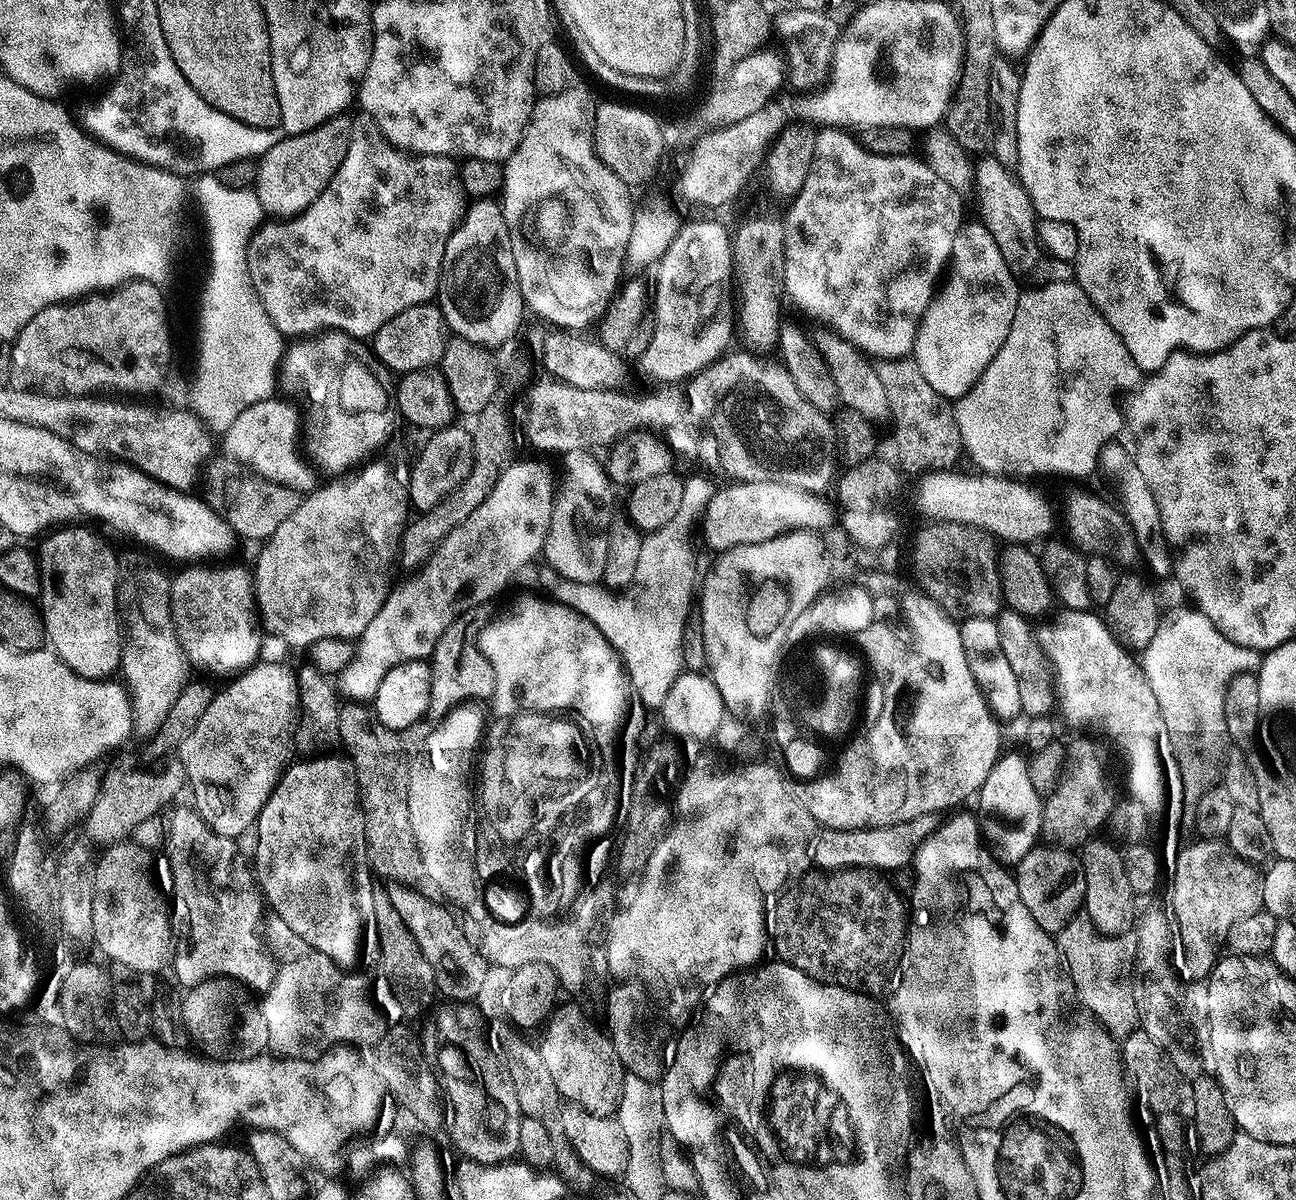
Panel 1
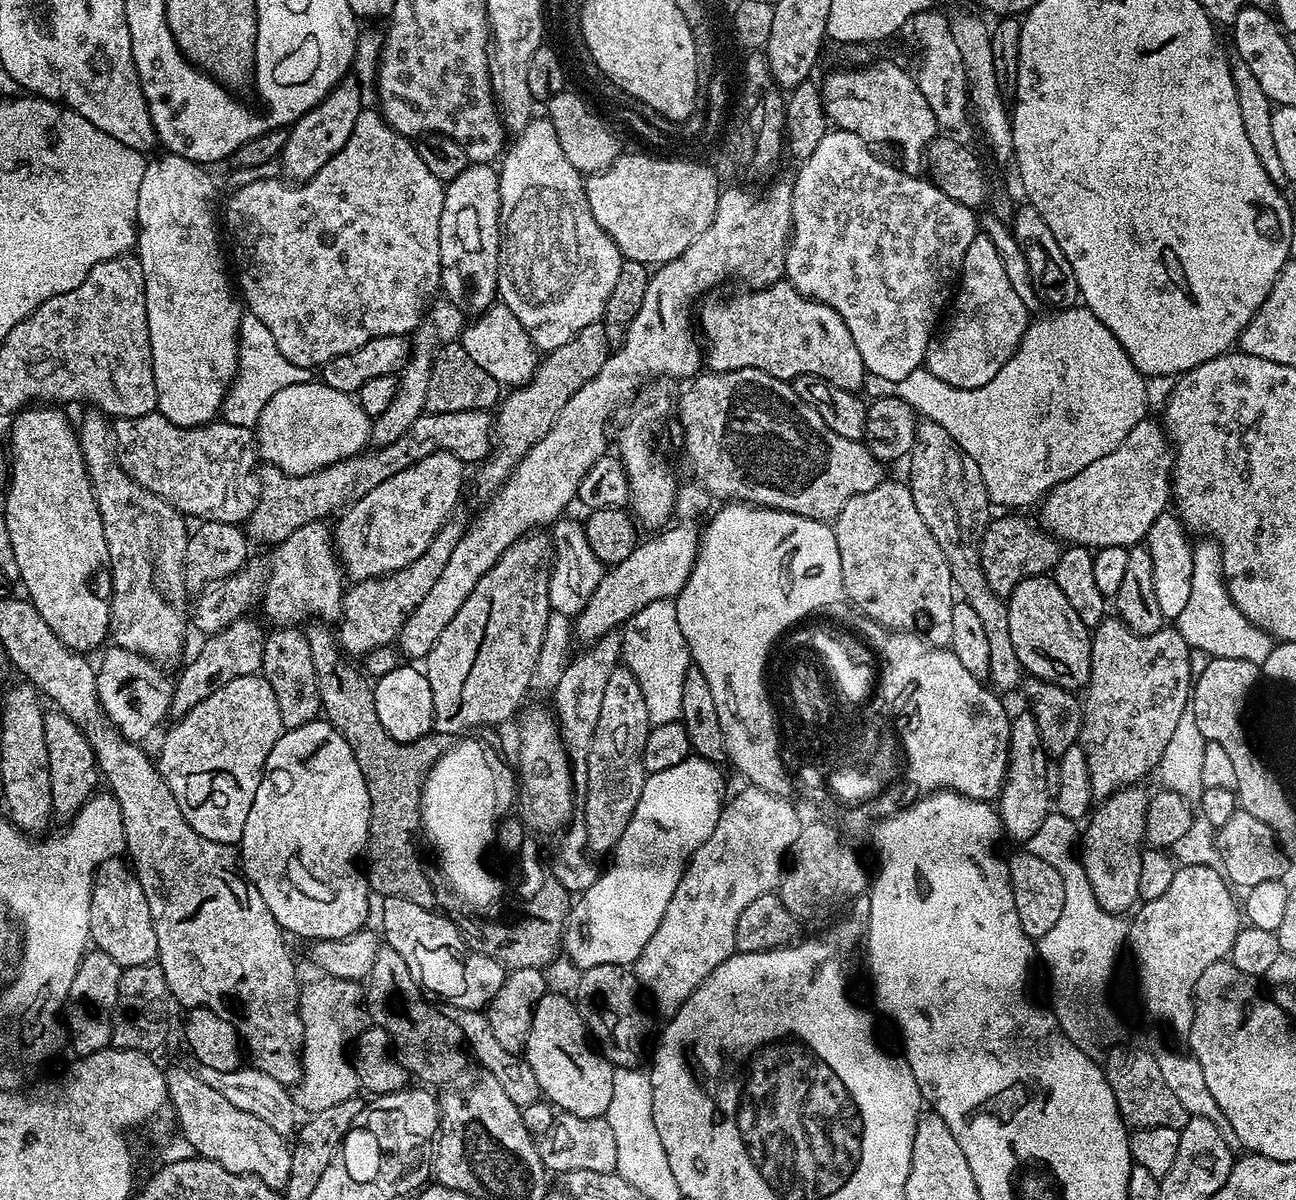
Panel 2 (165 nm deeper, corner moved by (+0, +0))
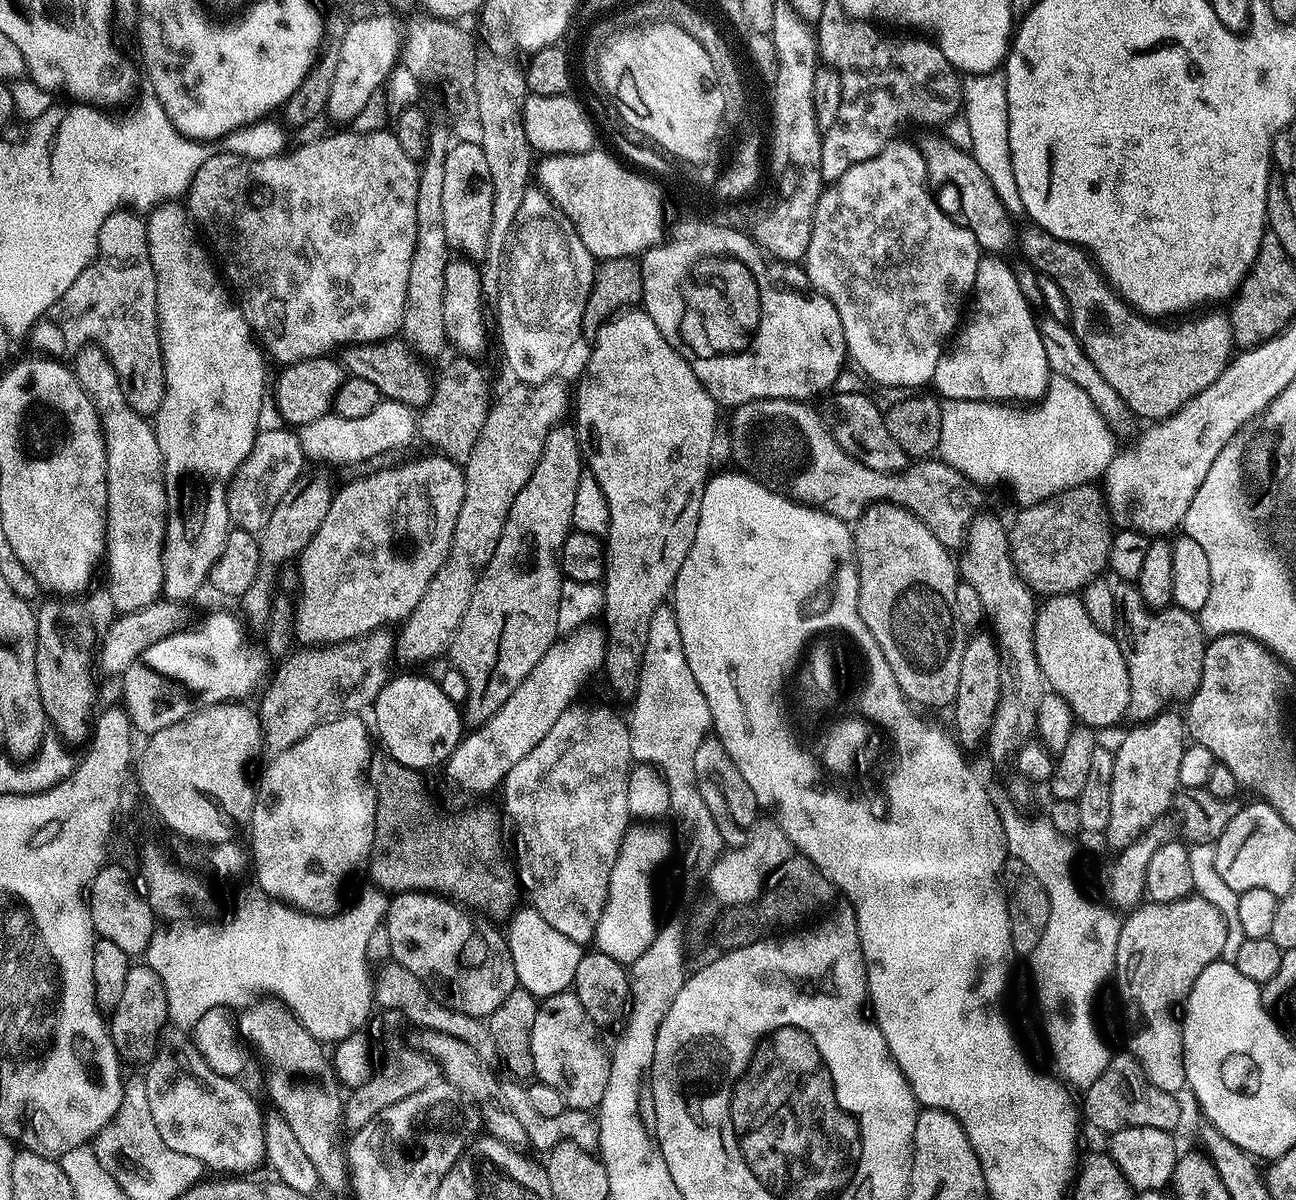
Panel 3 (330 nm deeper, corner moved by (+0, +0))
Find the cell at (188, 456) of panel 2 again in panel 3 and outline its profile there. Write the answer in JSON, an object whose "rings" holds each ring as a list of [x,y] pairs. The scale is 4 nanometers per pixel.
{"rings":[[[284,426],[269,432],[257,431],[252,449],[236,469],[232,483],[228,485],[229,521],[247,532],[260,533],[266,522],[270,522],[274,506],[282,502],[282,494],[286,494],[293,482],[300,479],[305,471],[304,464],[306,465],[306,457],[300,445],[300,437],[295,431]]]}

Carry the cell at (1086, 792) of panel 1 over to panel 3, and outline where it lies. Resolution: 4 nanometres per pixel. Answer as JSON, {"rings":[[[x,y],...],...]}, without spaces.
{"rings":[[[1116,580],[1113,583],[1116,599],[1116,645],[1122,650],[1130,678],[1129,717],[1147,722],[1176,703],[1187,702],[1198,690],[1202,678],[1202,662],[1206,633],[1195,615],[1175,606],[1153,612],[1142,602],[1135,583]]]}

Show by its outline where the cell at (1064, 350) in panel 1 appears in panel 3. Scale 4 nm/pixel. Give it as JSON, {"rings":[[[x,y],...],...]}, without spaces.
{"rings":[[[1053,375],[1044,395],[1031,406],[1013,406],[991,400],[941,399],[940,409],[942,438],[939,459],[961,472],[973,485],[1005,484],[1020,506],[1041,504],[1059,492],[1099,481],[1118,451],[1116,440],[1108,429],[1109,421],[1096,408],[1090,394],[1064,376]]]}

